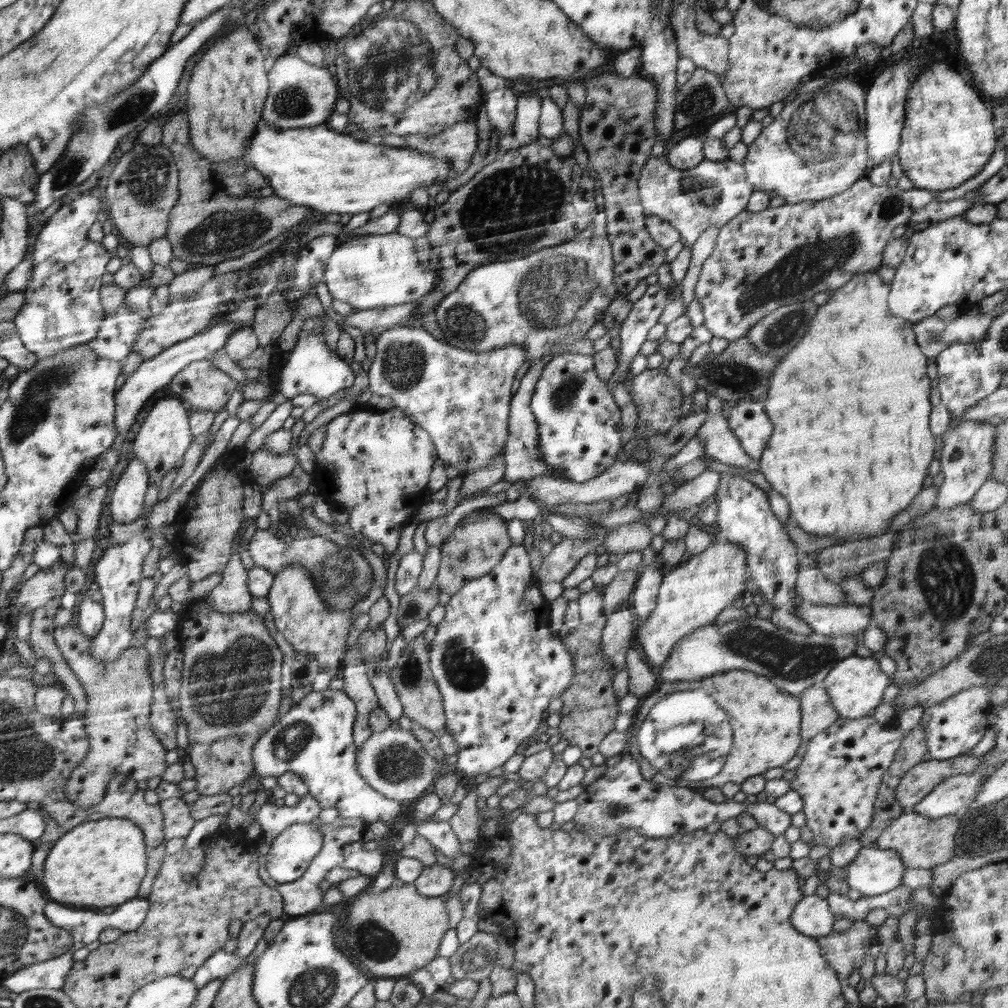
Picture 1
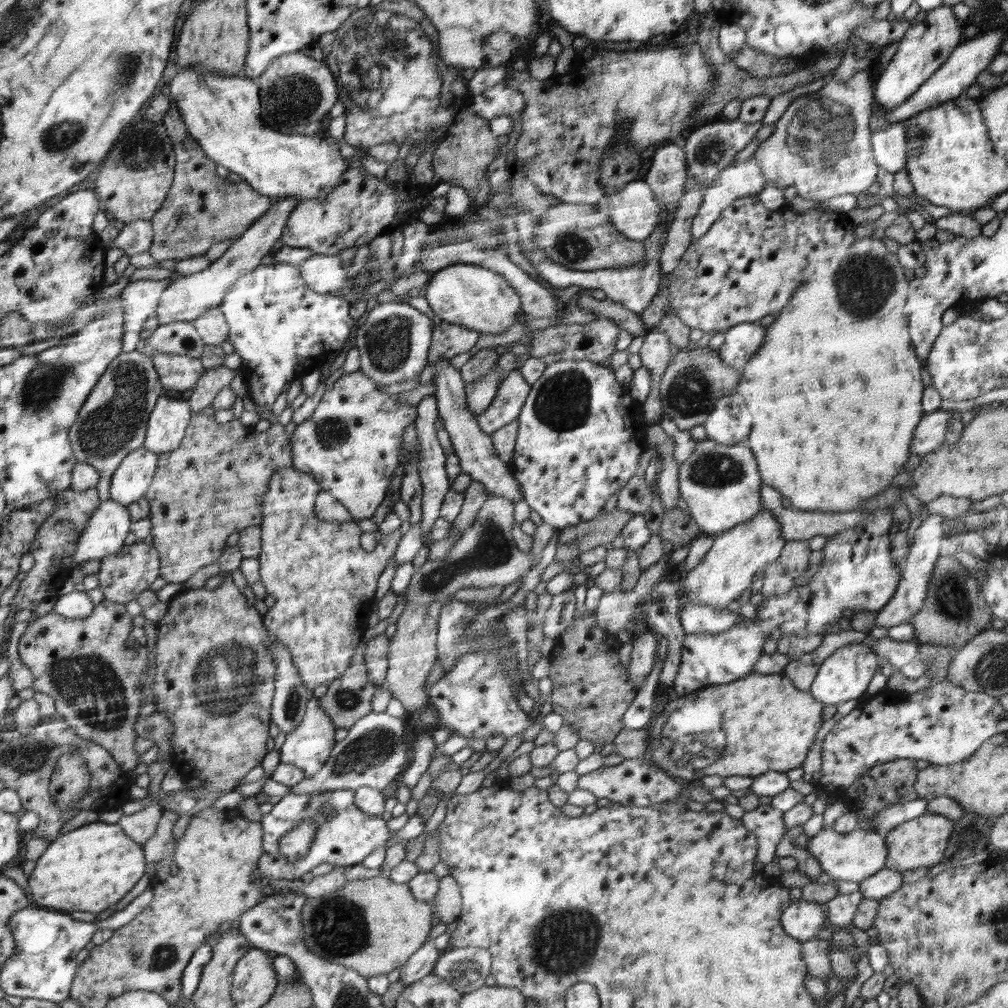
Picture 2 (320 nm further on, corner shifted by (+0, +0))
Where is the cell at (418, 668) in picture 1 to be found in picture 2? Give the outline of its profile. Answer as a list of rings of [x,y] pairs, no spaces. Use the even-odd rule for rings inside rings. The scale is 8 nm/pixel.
[[[438,601],[430,607],[406,608],[395,622],[395,634],[390,637],[387,654],[387,675],[384,684],[406,708],[407,712],[425,709],[428,696],[424,690],[424,680],[437,660],[437,626],[440,606]]]

